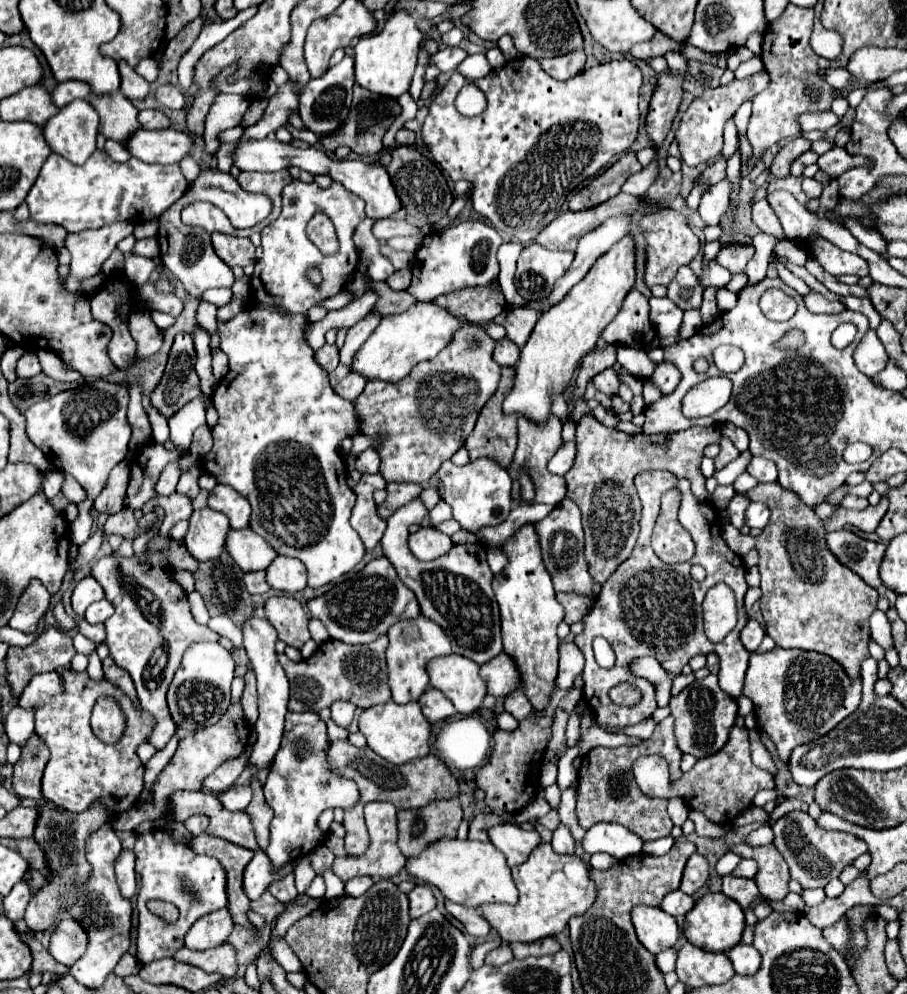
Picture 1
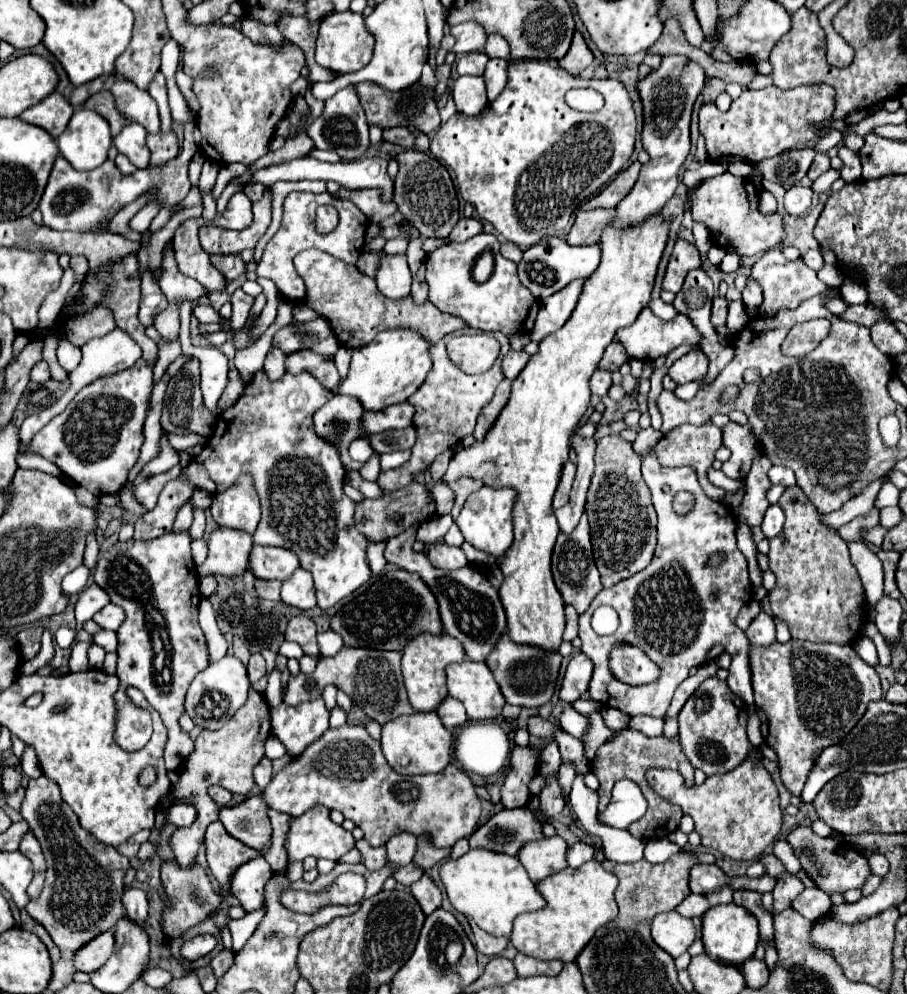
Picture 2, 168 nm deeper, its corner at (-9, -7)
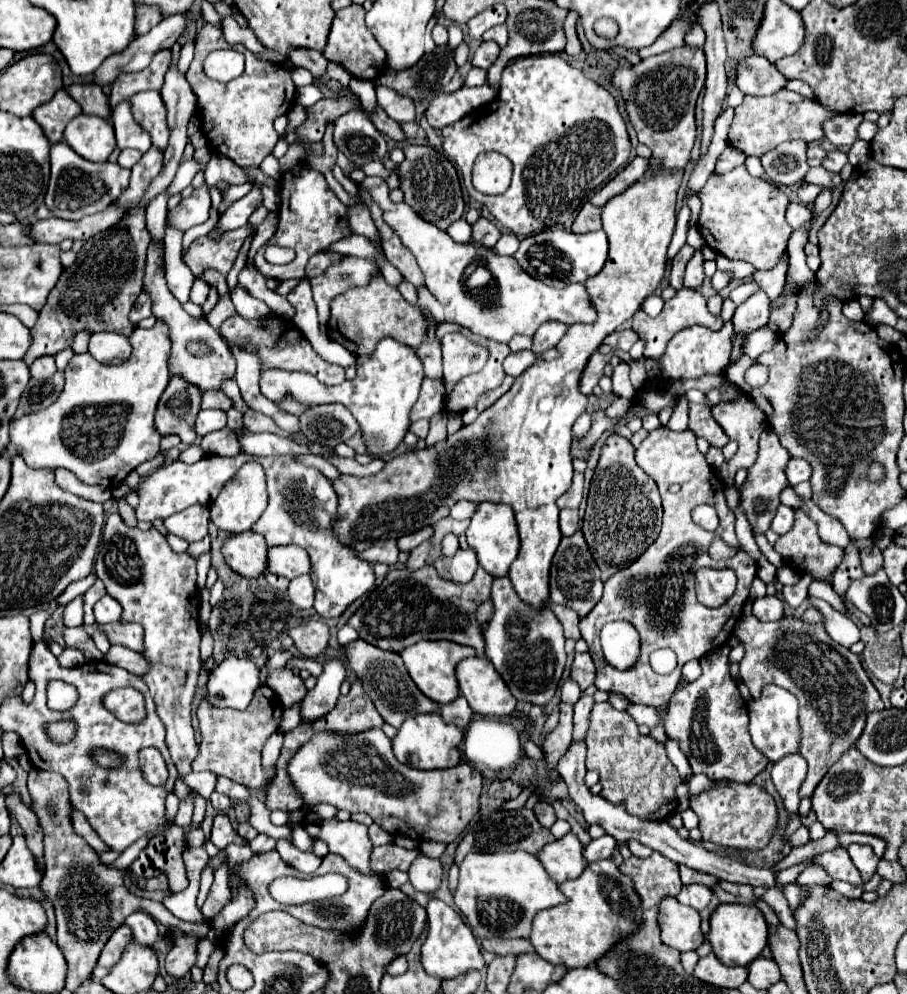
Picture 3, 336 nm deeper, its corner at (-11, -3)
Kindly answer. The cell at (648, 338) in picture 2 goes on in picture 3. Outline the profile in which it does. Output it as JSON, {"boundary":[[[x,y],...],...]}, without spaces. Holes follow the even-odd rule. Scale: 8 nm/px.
{"boundary":[[[683,288],[683,290],[679,290],[671,300],[665,302],[665,308],[663,308],[663,312],[661,312],[659,316],[651,318],[651,316],[647,316],[643,310],[635,312],[635,316],[631,318],[631,328],[633,328],[633,330],[637,332],[637,336],[645,342],[645,352],[643,352],[643,356],[645,356],[645,358],[659,360],[659,358],[665,354],[669,340],[671,340],[679,330],[689,328],[689,326],[695,326],[695,324],[705,326],[705,328],[709,328],[709,330],[719,330],[719,328],[723,326],[723,320],[721,320],[721,324],[719,324],[719,320],[721,320],[719,316],[715,316],[715,314],[709,312],[707,300],[703,298],[701,292]]]}

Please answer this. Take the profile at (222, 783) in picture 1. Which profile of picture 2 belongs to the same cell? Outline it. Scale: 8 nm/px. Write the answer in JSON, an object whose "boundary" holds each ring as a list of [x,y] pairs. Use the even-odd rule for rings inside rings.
{"boundary":[[[211,786],[207,794],[213,798],[215,804],[219,804],[219,808],[225,808],[225,806],[229,804],[231,796],[233,796],[229,790],[225,790],[225,788],[221,788],[221,786]]]}

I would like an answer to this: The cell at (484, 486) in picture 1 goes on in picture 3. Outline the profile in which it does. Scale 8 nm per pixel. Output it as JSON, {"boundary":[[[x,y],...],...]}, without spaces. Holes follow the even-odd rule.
{"boundary":[[[479,502],[465,534],[467,534],[469,546],[477,552],[479,564],[493,576],[505,576],[511,562],[515,560],[515,556],[519,552],[519,536],[517,536],[517,524],[515,524],[513,508],[509,504]]]}

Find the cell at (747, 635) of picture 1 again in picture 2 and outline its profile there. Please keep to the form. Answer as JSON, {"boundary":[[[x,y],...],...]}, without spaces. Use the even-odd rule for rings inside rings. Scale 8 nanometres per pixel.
{"boundary":[[[759,612],[755,616],[755,620],[751,622],[751,626],[745,630],[745,636],[749,638],[751,644],[757,644],[757,646],[765,646],[765,644],[775,642],[773,618],[767,612]]]}

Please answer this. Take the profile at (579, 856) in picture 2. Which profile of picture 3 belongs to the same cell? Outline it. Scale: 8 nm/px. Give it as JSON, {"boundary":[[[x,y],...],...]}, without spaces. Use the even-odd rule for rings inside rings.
{"boundary":[[[605,834],[605,836],[597,838],[597,840],[591,840],[591,842],[583,848],[583,858],[585,858],[587,862],[595,862],[595,860],[603,860],[603,858],[611,858],[615,846],[617,846],[615,838],[609,836],[609,834]]]}

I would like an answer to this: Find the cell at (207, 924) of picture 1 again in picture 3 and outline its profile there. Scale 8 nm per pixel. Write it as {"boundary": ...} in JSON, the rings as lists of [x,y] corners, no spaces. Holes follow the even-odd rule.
{"boundary":[[[183,934],[175,940],[173,948],[167,954],[165,968],[173,978],[183,978],[197,962],[197,946],[199,938],[193,934]]]}

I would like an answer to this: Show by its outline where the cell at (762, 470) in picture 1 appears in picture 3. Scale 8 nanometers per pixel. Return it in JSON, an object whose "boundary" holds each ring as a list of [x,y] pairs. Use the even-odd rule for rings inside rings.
{"boundary":[[[789,460],[787,468],[785,468],[785,476],[789,480],[791,486],[799,484],[799,482],[805,482],[809,480],[811,476],[811,466],[807,460]]]}

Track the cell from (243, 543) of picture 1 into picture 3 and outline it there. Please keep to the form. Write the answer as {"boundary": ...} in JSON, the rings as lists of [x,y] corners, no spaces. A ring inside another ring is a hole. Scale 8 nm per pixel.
{"boundary":[[[275,546],[267,550],[267,570],[291,580],[295,576],[307,574],[311,564],[307,552],[299,546]]]}

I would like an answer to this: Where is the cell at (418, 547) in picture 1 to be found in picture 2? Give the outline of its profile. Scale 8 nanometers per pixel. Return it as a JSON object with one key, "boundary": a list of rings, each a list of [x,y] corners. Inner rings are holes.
{"boundary":[[[447,544],[429,546],[427,558],[431,560],[431,564],[435,568],[443,568],[443,570],[457,570],[457,568],[463,568],[463,566],[469,564],[469,560],[465,558],[461,548],[447,546]]]}

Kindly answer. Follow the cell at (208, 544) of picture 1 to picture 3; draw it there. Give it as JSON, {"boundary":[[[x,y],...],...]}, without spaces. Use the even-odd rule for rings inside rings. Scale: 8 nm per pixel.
{"boundary":[[[253,530],[231,534],[223,542],[221,554],[227,566],[245,578],[255,578],[267,568],[267,544]]]}

